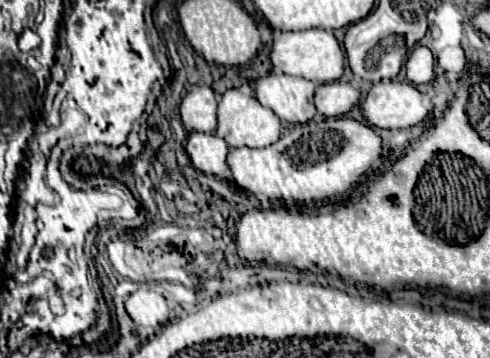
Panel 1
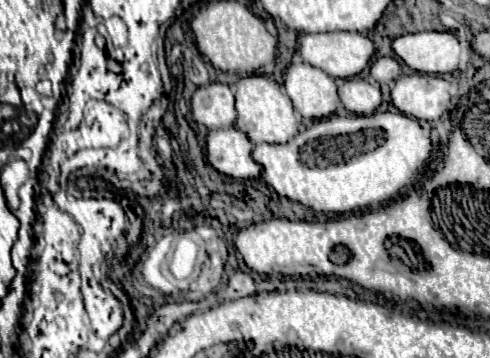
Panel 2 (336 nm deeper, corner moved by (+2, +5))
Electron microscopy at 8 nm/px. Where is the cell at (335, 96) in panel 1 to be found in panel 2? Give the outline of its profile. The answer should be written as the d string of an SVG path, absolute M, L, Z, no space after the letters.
M338 78L336 84L338 84L338 94L344 108L354 114L372 114L382 104L380 88L372 86L364 78L354 78L354 80Z

